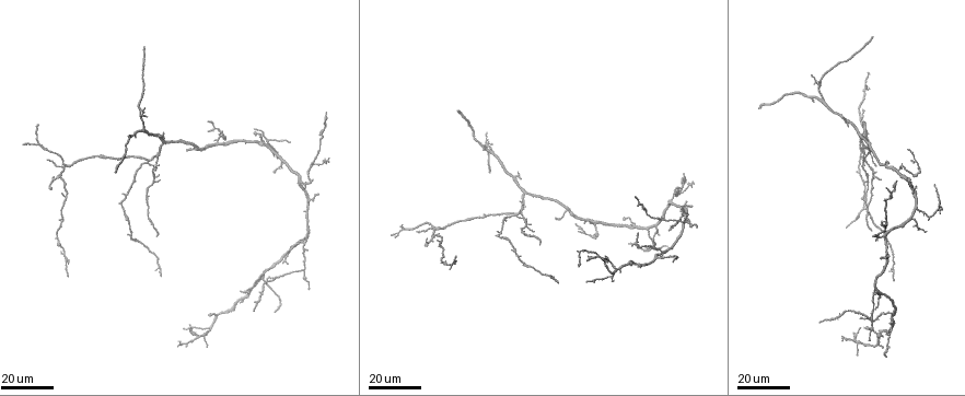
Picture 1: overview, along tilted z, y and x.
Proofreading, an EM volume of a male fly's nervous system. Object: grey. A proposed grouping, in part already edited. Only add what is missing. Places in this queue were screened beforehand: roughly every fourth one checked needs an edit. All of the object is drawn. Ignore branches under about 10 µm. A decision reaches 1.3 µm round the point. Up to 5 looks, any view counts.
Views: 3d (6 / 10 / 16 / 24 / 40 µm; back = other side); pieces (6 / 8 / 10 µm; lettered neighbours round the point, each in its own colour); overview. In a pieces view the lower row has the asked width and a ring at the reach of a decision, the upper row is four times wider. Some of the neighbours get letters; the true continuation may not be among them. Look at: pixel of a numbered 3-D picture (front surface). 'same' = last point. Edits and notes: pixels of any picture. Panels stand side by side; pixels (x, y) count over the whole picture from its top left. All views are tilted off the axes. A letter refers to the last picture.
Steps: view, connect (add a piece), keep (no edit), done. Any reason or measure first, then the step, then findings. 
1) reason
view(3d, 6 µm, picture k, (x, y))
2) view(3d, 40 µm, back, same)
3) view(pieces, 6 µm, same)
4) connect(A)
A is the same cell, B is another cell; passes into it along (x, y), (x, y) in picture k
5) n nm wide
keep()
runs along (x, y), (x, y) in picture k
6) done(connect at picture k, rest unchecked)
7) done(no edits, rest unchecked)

an open end
view(3d, 24 µm, picture 1, (592, 283))

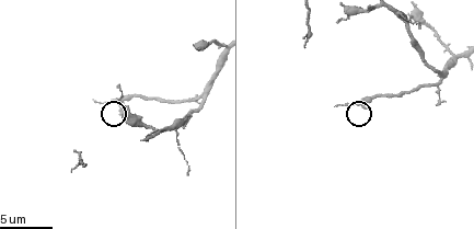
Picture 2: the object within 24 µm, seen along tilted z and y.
view(pieces, 10 µm, picture 2, (367, 107))

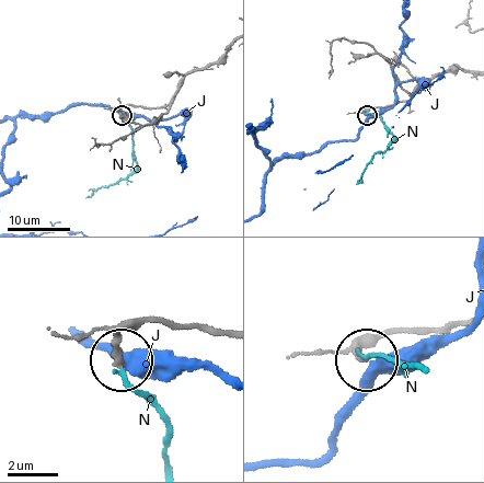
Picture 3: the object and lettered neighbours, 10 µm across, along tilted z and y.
connect(N)
N is the same cell, J is another cell; passes into it along (149, 322), (122, 334), (120, 372), (160, 416), (164, 462) in picture 3; the neuron continues

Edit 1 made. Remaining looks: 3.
long arm stops here
view(3d, 24 µm, picture 1, (758, 109))

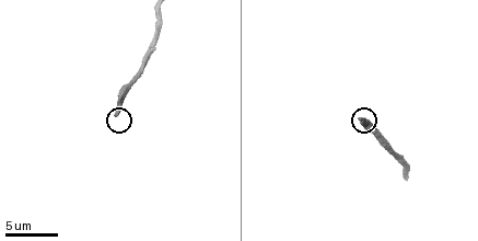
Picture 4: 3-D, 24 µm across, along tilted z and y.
view(pieces, 6 µm, picture 4, (115, 116))

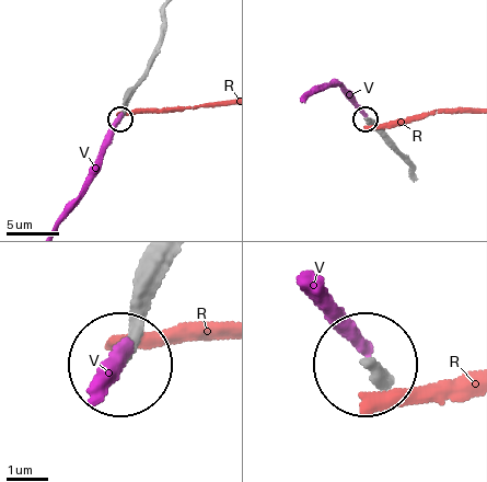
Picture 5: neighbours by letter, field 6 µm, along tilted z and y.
keep()
R and V are other cells; no lettered piece goes on from it

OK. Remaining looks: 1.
done(connect at picture 3, rest unchecked)

